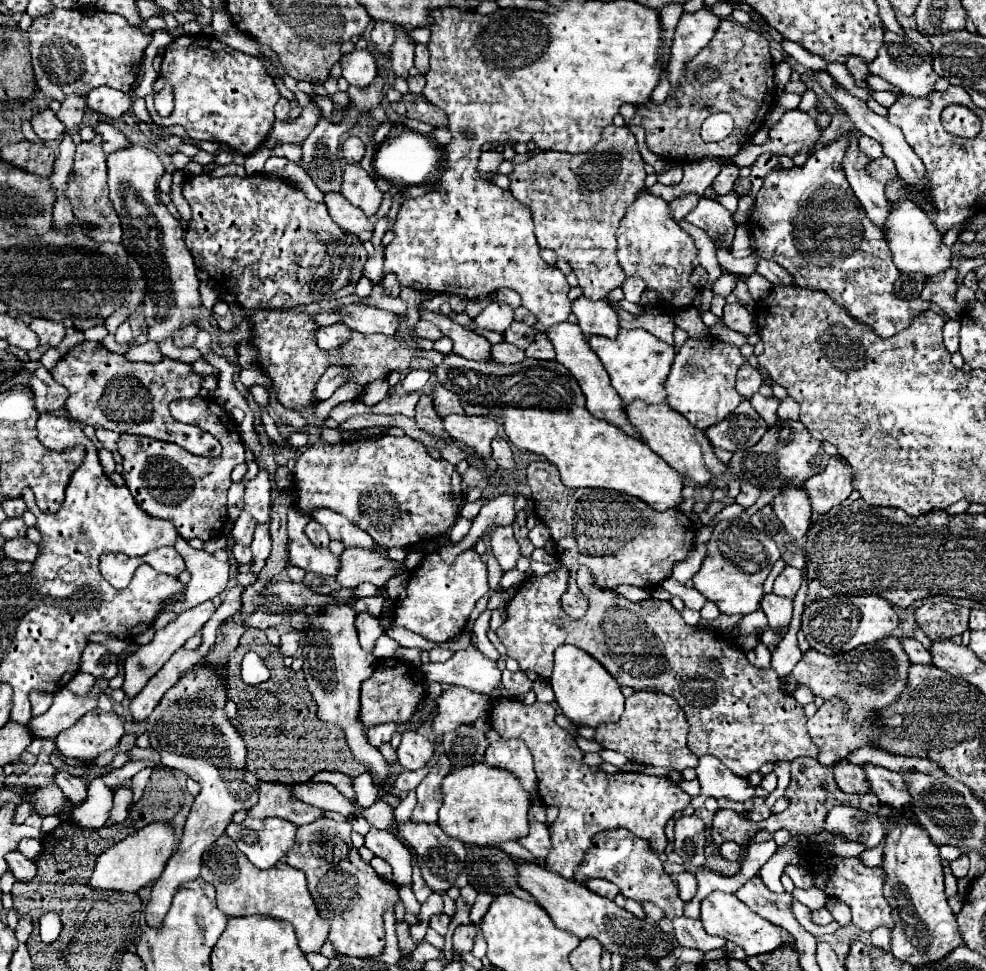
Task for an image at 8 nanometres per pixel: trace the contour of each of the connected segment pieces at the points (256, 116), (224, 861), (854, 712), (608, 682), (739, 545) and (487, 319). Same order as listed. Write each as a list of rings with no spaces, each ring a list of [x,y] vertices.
[[[182,34],[174,38],[164,50],[154,92],[160,92],[166,82],[174,88],[176,106],[170,116],[160,116],[154,110],[154,96],[146,96],[150,118],[162,126],[184,126],[186,134],[198,142],[224,142],[240,154],[252,154],[266,140],[274,124],[274,104],[280,94],[272,76],[256,56],[232,50],[212,36]]]
[[[226,834],[220,836],[202,854],[202,878],[210,882],[218,892],[218,908],[226,916],[270,916],[276,920],[286,920],[294,926],[298,936],[298,946],[302,952],[318,952],[326,940],[328,926],[320,920],[316,904],[306,888],[306,876],[280,862],[272,870],[258,870],[230,840]]]
[[[886,636],[872,644],[862,644],[850,652],[842,652],[836,656],[826,656],[814,648],[802,654],[802,660],[794,666],[792,678],[800,684],[812,690],[814,696],[820,696],[826,702],[840,700],[846,704],[848,712],[844,714],[844,720],[854,722],[854,728],[862,728],[872,724],[874,740],[870,742],[872,748],[878,748],[878,740],[882,736],[880,726],[876,724],[880,712],[898,702],[902,692],[908,688],[908,668],[910,660],[908,654],[902,648],[900,638]]]
[[[560,646],[554,654],[554,674],[550,678],[556,702],[562,714],[578,726],[596,728],[602,722],[616,722],[624,710],[624,696],[618,682],[608,674],[608,670],[594,660],[590,654],[576,646]]]
[[[748,516],[720,522],[708,542],[708,554],[702,562],[702,568],[692,578],[694,588],[712,600],[722,614],[748,614],[760,608],[762,584],[772,570],[774,562],[780,558],[780,550],[772,538],[764,536],[752,528]]]
[[[492,302],[490,306],[484,308],[484,312],[480,316],[474,318],[476,326],[478,328],[484,328],[484,330],[494,330],[494,332],[504,332],[510,324],[512,324],[512,308],[506,306],[506,304],[500,304],[500,302]]]

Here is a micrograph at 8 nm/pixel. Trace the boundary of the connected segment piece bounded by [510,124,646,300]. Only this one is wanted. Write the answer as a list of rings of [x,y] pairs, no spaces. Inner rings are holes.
[[[610,124],[602,134],[600,144],[588,154],[538,152],[510,174],[510,192],[532,208],[540,248],[554,250],[572,266],[588,300],[604,300],[610,290],[622,286],[626,280],[616,260],[614,234],[626,210],[644,188],[646,178],[644,160],[630,128]]]

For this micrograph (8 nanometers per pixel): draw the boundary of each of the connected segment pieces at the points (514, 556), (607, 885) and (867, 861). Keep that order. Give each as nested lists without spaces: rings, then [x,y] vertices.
[[[512,526],[498,528],[496,532],[490,532],[490,544],[492,544],[492,552],[494,552],[498,564],[502,566],[502,572],[516,568],[516,562],[520,560],[522,554],[520,554],[518,542],[514,540]]]
[[[600,878],[588,880],[586,886],[588,886],[592,892],[596,892],[596,894],[600,894],[600,896],[606,896],[606,898],[610,898],[610,900],[618,894],[616,884],[612,884],[612,882],[608,882],[608,880],[600,880]]]
[[[882,846],[880,848],[872,848],[872,850],[864,850],[860,856],[864,866],[880,866],[880,860],[882,860]]]

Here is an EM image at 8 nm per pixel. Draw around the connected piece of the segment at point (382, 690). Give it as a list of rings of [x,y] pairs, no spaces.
[[[398,676],[394,680],[386,678],[384,682],[378,682],[378,678],[368,678],[362,682],[360,720],[364,722],[366,730],[374,724],[406,722],[416,712],[422,698],[424,698],[424,686],[422,686],[422,678],[418,678],[418,676]]]

